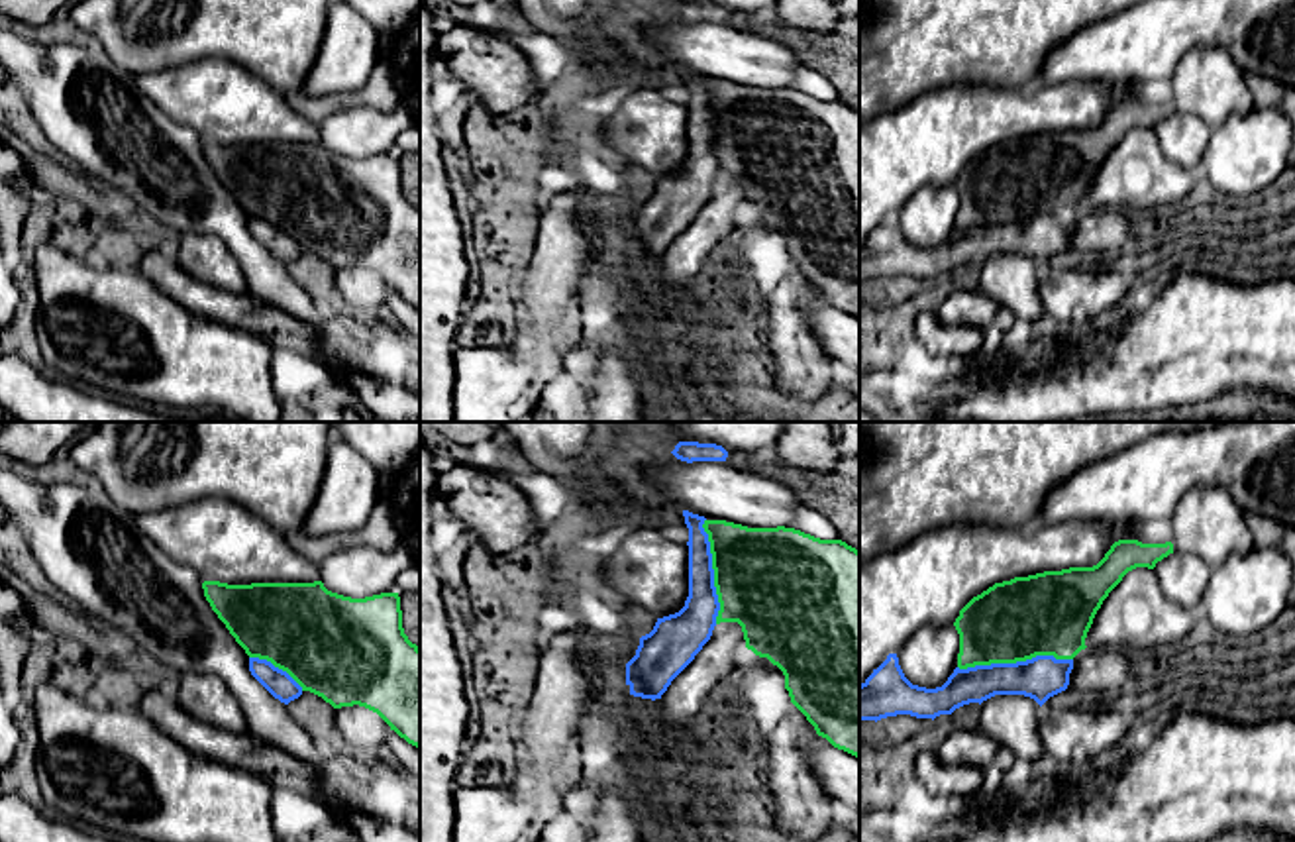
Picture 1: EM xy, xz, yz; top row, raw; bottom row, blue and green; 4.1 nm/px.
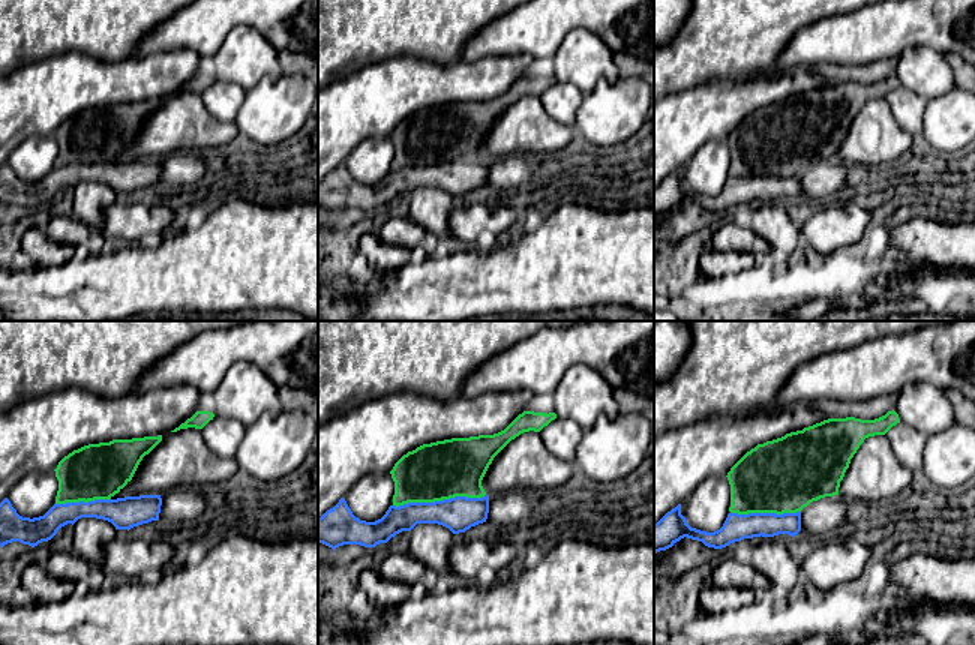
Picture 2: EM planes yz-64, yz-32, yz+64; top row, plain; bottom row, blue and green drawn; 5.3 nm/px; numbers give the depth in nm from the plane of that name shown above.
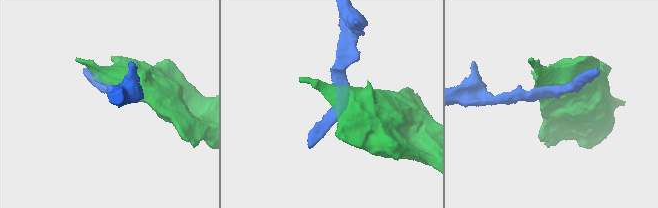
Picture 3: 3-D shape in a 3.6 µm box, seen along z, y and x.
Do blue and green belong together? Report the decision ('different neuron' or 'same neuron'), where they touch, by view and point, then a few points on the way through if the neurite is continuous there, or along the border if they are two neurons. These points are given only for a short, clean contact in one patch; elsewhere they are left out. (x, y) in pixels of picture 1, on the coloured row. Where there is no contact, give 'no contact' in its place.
same neuron; contact yz (1017, 662)

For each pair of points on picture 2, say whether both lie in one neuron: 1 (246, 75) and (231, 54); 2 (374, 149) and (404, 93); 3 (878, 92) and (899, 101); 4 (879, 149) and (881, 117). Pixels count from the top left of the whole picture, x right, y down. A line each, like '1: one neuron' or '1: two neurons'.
1: one neuron
2: two neurons
3: two neurons
4: one neuron

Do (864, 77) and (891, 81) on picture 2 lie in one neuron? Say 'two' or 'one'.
one

